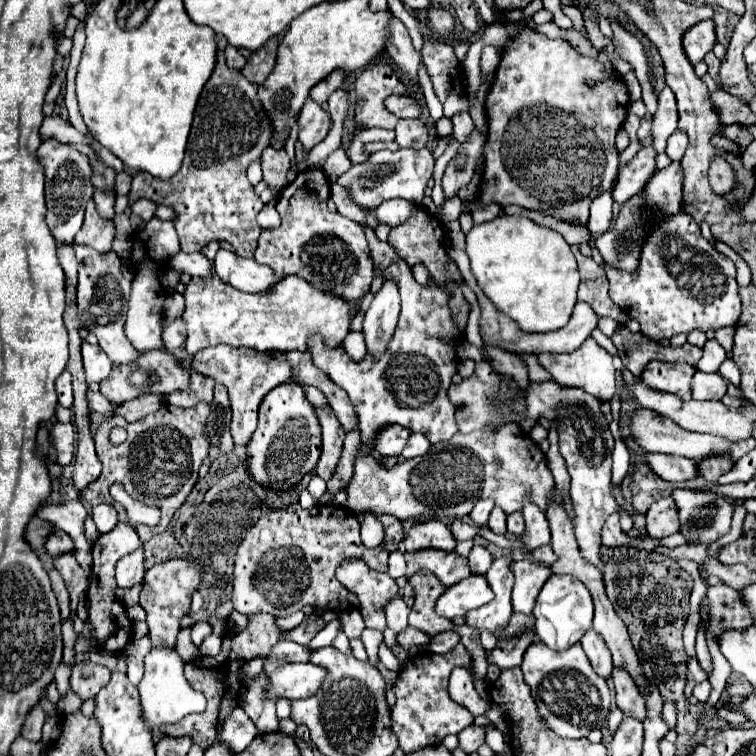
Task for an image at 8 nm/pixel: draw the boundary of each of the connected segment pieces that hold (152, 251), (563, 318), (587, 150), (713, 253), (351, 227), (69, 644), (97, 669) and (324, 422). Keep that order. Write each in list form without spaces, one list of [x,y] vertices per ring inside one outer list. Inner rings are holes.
[[[152,218],[142,232],[134,234],[132,262],[140,262],[140,264],[138,264],[136,278],[132,282],[132,294],[128,302],[128,318],[124,324],[124,334],[130,340],[130,344],[138,348],[138,352],[148,352],[148,350],[164,346],[162,336],[160,336],[162,334],[162,308],[160,306],[164,304],[166,290],[158,282],[158,272],[164,270],[168,264],[168,258],[178,252],[180,252],[180,244],[178,244],[178,236],[176,236],[172,222]]]
[[[502,214],[492,222],[476,224],[468,232],[466,252],[470,256],[472,274],[476,276],[478,286],[496,304],[496,308],[506,316],[510,316],[512,320],[516,320],[524,332],[552,332],[568,324],[576,304],[580,276],[576,268],[576,258],[570,250],[570,244],[562,238],[562,234],[554,232],[552,228],[538,226],[536,222],[524,216]]]
[[[520,28],[520,32],[500,52],[496,76],[484,102],[488,138],[482,156],[482,182],[470,210],[474,210],[474,206],[488,206],[494,202],[502,208],[516,204],[584,226],[588,222],[590,202],[600,192],[612,188],[612,180],[618,170],[614,138],[628,116],[628,104],[628,88],[602,50],[596,60],[584,58],[566,40],[552,42],[532,28]],[[588,78],[596,80],[596,88],[584,84]]]
[[[678,214],[678,216],[672,216],[672,218],[666,218],[660,222],[658,228],[652,230],[648,242],[644,244],[642,248],[642,258],[640,258],[640,266],[636,272],[628,274],[628,272],[622,272],[622,270],[616,270],[616,268],[606,268],[606,274],[608,274],[608,280],[610,280],[610,298],[628,314],[632,316],[638,324],[640,324],[640,330],[644,336],[652,338],[652,340],[670,340],[674,334],[690,334],[692,330],[702,330],[702,332],[708,332],[710,328],[718,330],[718,328],[724,328],[724,326],[734,326],[740,318],[740,296],[738,296],[738,284],[736,284],[736,266],[730,258],[726,258],[724,254],[720,254],[716,248],[710,246],[710,242],[700,234],[700,228],[698,224],[692,220],[692,216],[688,214]]]
[[[308,168],[308,172],[300,172],[296,180],[280,192],[276,210],[282,222],[274,230],[262,230],[254,260],[270,266],[276,276],[296,274],[320,290],[356,300],[364,296],[372,284],[370,248],[362,226],[328,210],[328,196],[330,182],[324,170]]]
[[[71,619],[62,622],[62,636],[64,636],[64,662],[72,666],[74,662],[74,642],[76,642],[76,633]]]
[[[84,660],[72,668],[72,678],[70,678],[70,688],[80,694],[84,700],[94,698],[104,684],[108,684],[110,670],[106,666],[94,664],[90,660]]]
[[[330,406],[324,408],[314,408],[318,422],[322,426],[322,456],[320,462],[316,466],[316,474],[320,478],[332,478],[336,464],[340,460],[342,454],[342,444],[344,444],[344,430],[336,418],[336,414],[332,414]]]

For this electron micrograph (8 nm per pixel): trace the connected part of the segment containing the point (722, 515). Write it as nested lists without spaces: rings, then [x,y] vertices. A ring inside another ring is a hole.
[[[674,490],[672,498],[676,500],[680,514],[680,524],[682,524],[680,532],[686,536],[688,544],[712,544],[730,530],[734,506],[726,498],[704,490]]]

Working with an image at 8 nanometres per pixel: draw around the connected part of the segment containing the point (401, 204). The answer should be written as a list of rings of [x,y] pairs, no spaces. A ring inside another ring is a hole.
[[[388,200],[376,208],[376,220],[378,224],[388,224],[394,228],[406,222],[412,210],[414,206],[408,200]]]

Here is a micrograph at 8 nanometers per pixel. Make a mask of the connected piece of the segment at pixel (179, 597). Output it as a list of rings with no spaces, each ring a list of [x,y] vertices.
[[[176,558],[162,564],[156,564],[152,570],[146,572],[142,582],[142,594],[140,594],[140,606],[146,610],[148,626],[150,626],[150,638],[152,644],[176,644],[176,636],[180,632],[180,618],[190,610],[190,598],[192,592],[198,590],[198,582],[202,576],[202,566]]]

